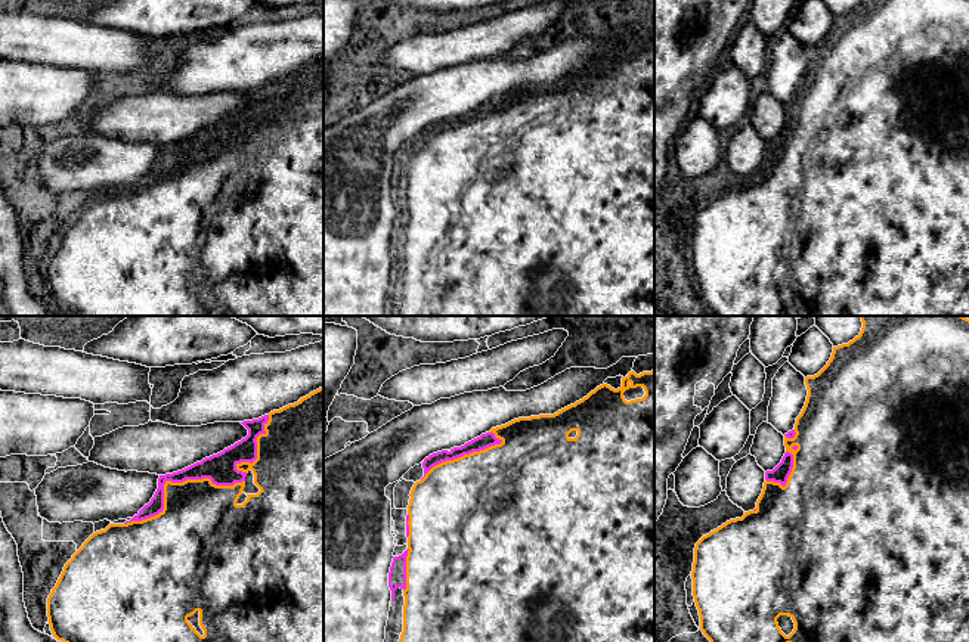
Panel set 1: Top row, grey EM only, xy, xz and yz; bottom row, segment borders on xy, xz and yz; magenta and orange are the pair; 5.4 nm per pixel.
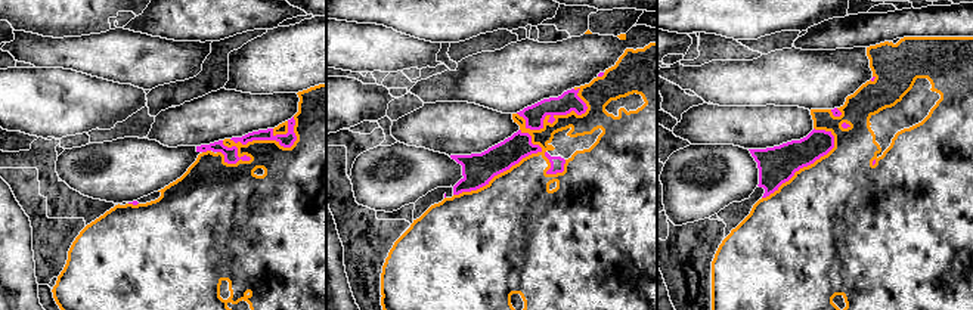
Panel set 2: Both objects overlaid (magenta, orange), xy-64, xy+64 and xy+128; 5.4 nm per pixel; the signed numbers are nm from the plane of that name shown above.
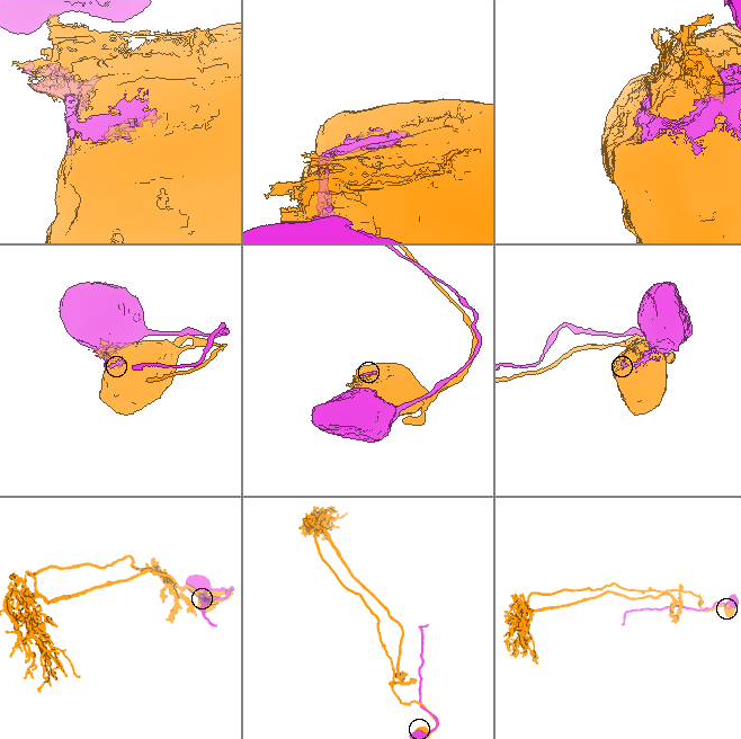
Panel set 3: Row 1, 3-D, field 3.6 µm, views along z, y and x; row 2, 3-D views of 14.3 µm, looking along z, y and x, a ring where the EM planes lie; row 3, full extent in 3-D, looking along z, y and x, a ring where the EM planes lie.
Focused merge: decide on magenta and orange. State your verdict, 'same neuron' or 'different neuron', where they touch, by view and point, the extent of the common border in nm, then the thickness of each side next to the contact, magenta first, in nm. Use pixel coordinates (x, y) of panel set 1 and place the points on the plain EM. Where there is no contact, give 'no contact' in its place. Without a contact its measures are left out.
different neuron | xy (173, 151) | 700 nm | 140/400 nm

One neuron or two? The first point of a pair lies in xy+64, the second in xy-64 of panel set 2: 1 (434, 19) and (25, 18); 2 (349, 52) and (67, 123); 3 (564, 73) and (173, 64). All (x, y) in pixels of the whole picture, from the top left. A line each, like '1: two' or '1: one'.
1: two
2: two
3: two

